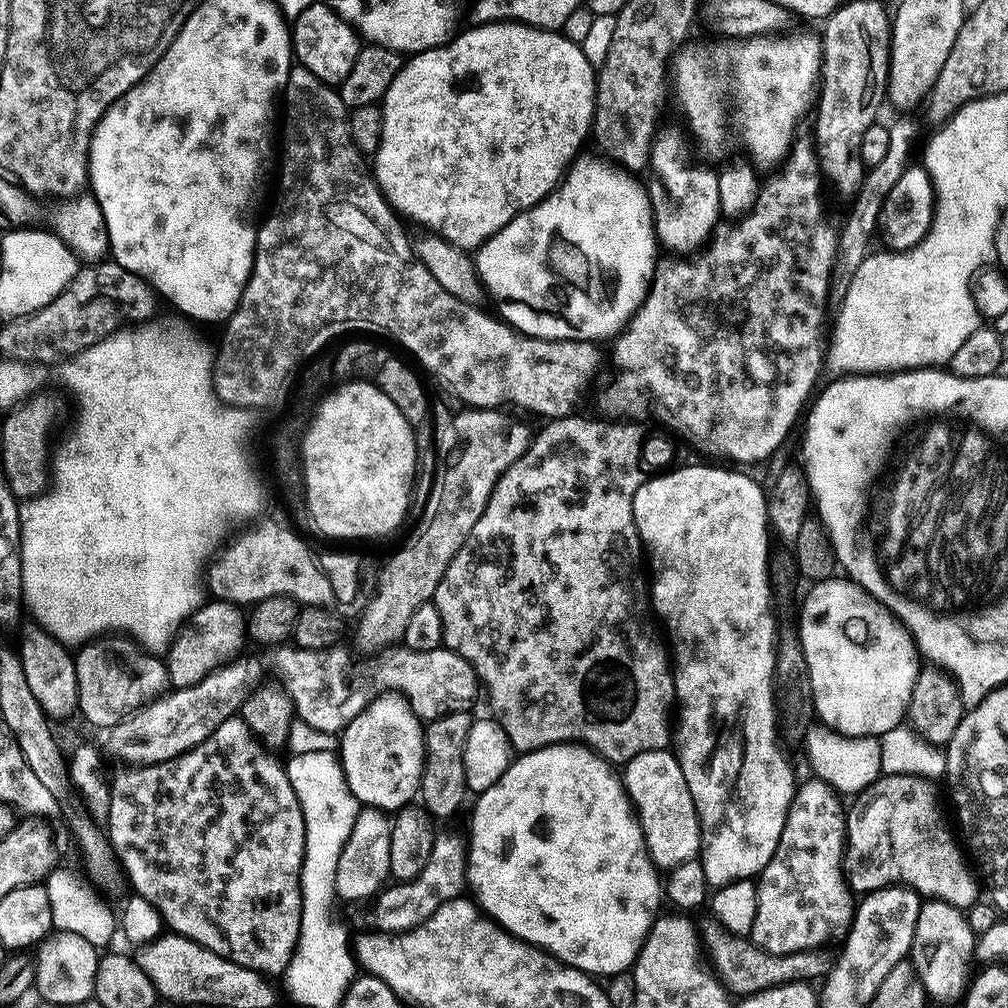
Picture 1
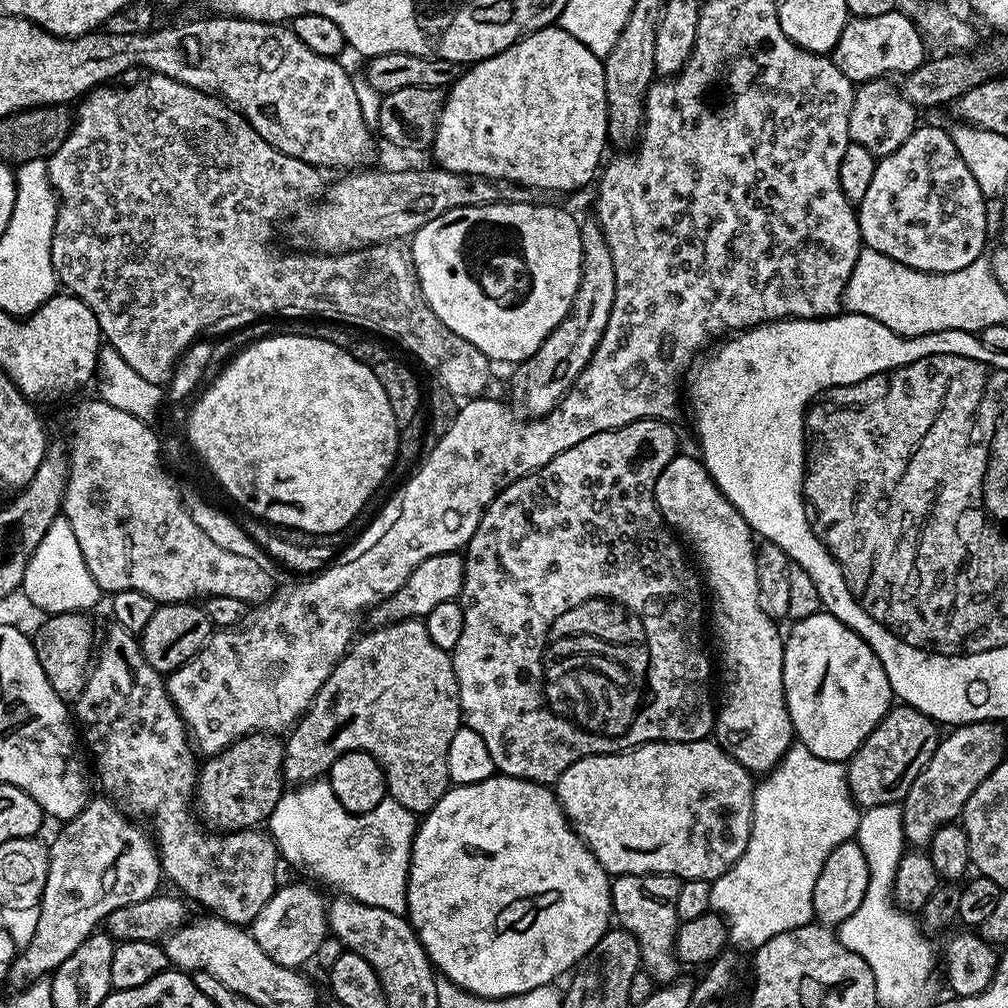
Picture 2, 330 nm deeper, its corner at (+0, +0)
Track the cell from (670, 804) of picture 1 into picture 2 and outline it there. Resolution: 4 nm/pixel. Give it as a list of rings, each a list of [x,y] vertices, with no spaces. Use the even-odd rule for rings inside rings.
[[[715,739],[695,740],[694,742],[674,742],[661,740],[654,744],[639,744],[637,748],[629,748],[627,752],[612,752],[609,756],[587,756],[574,762],[554,785],[556,800],[562,806],[564,817],[572,829],[584,839],[584,845],[594,854],[594,858],[615,878],[626,874],[666,874],[676,876],[679,880],[717,880],[726,870],[742,858],[748,845],[752,829],[752,794],[754,776],[738,763],[726,750],[722,750]]]

